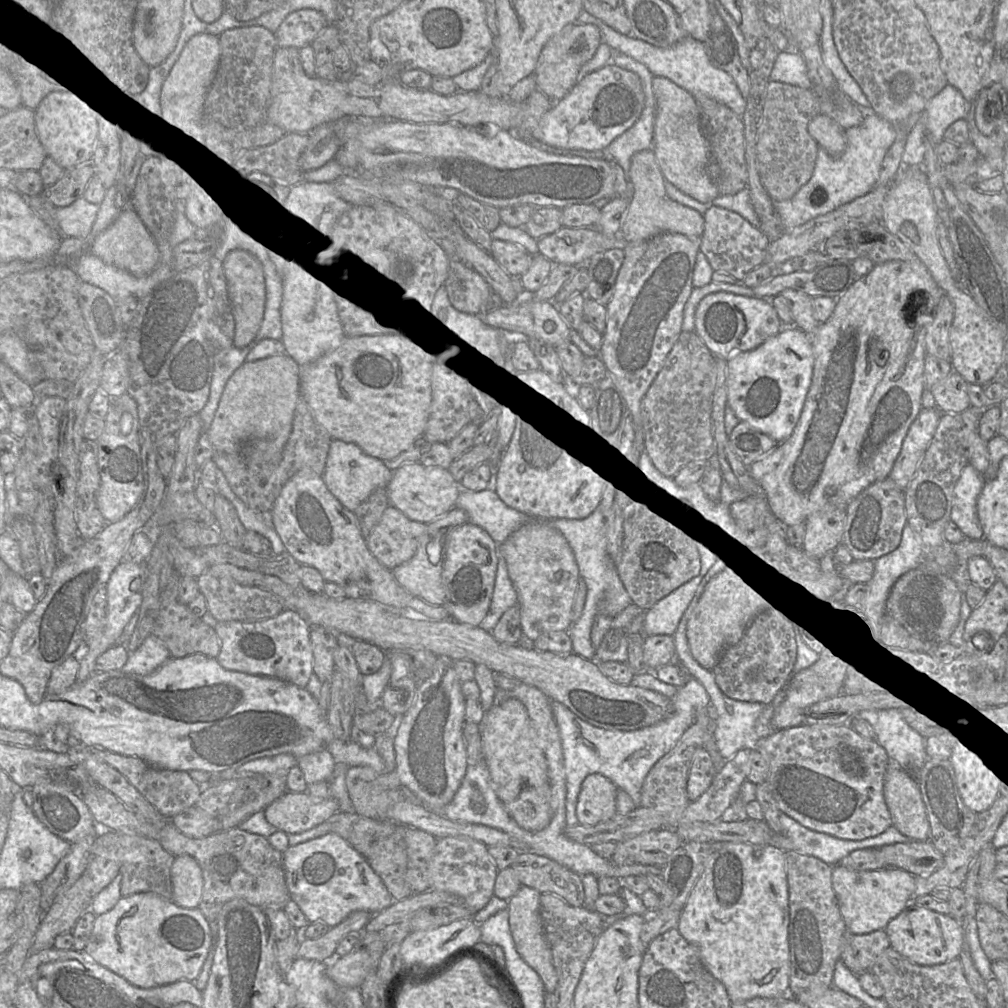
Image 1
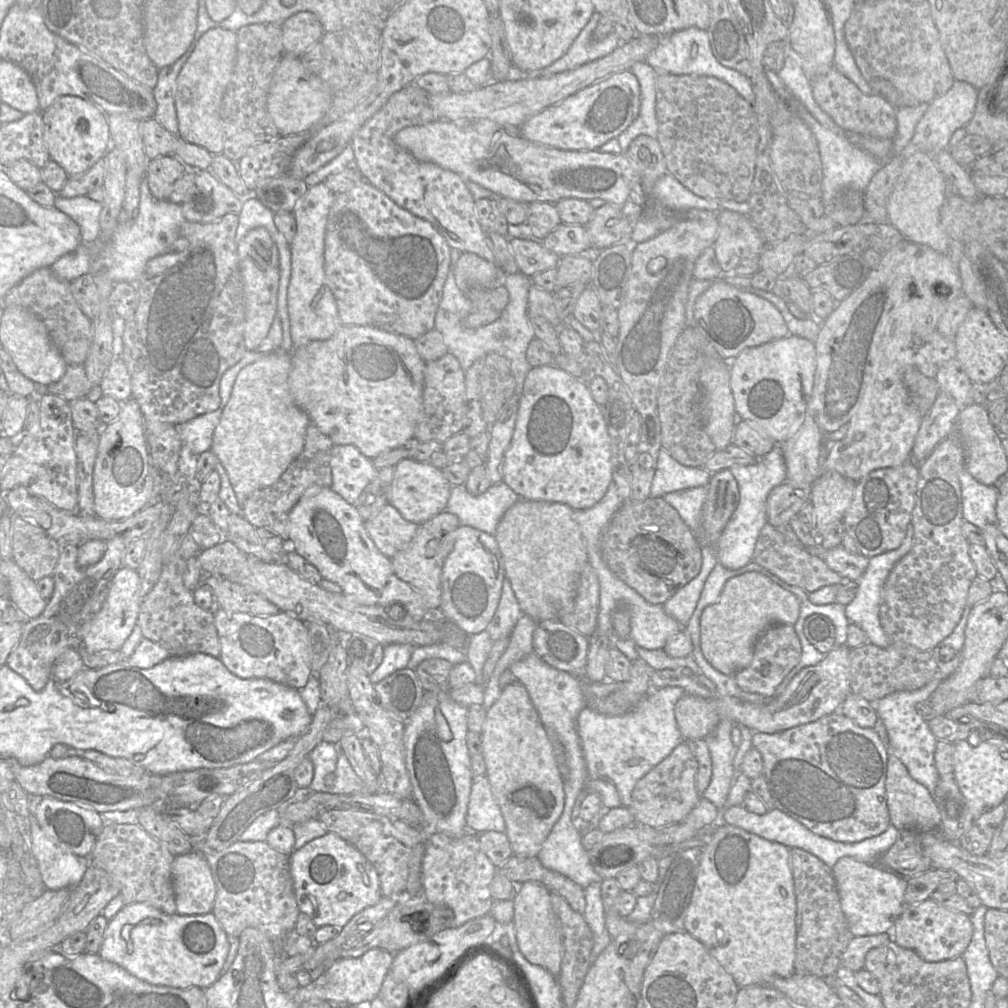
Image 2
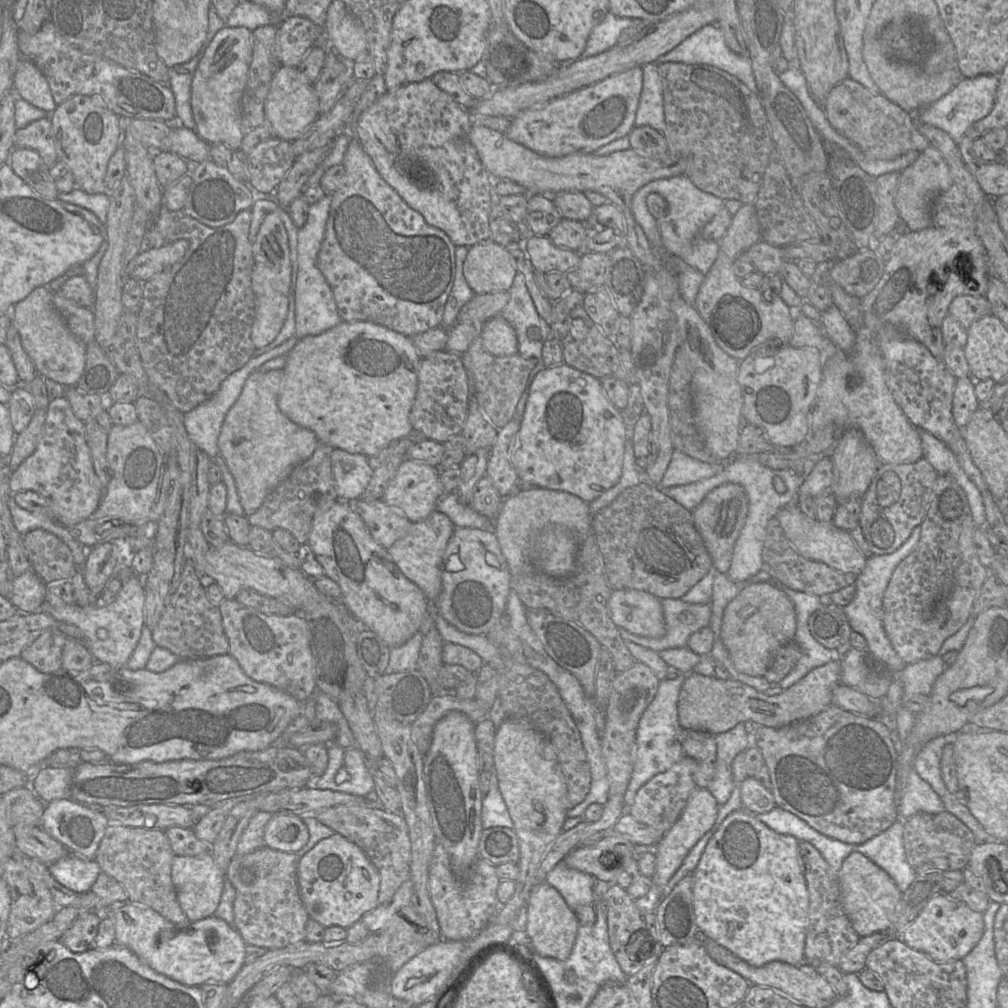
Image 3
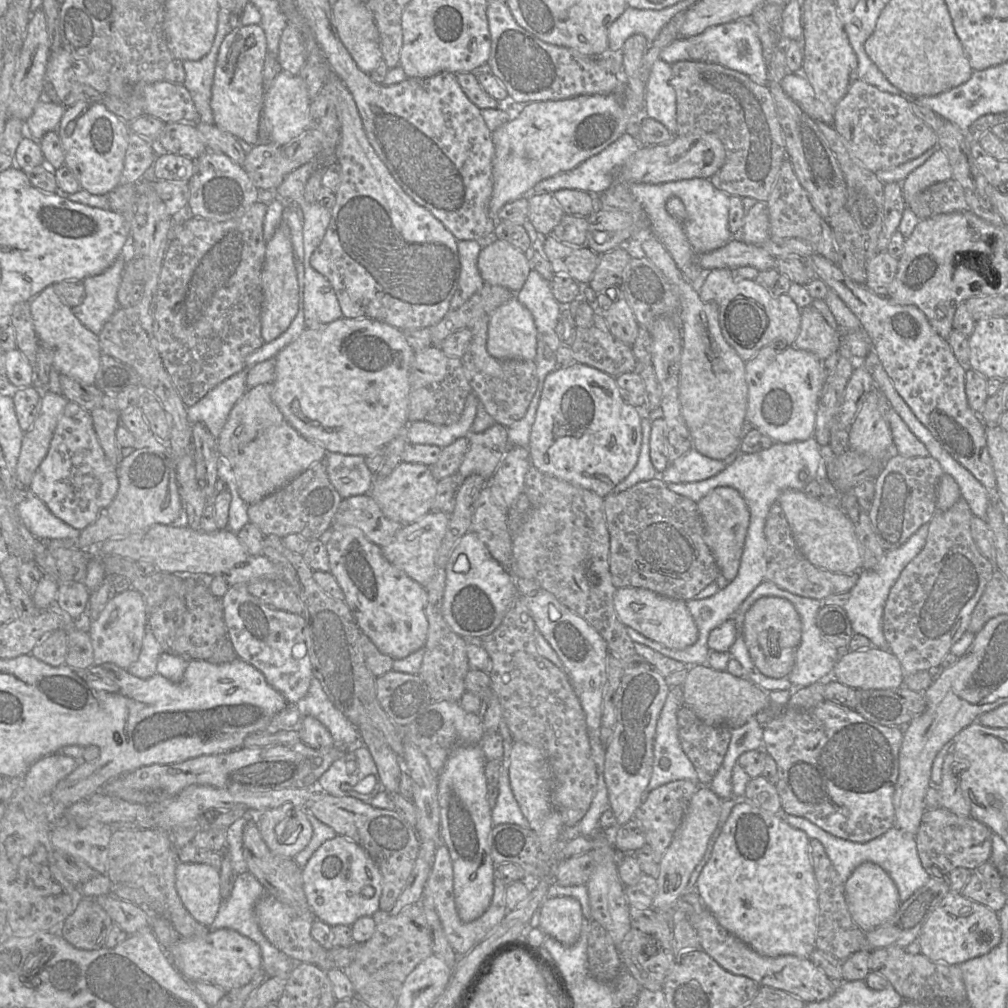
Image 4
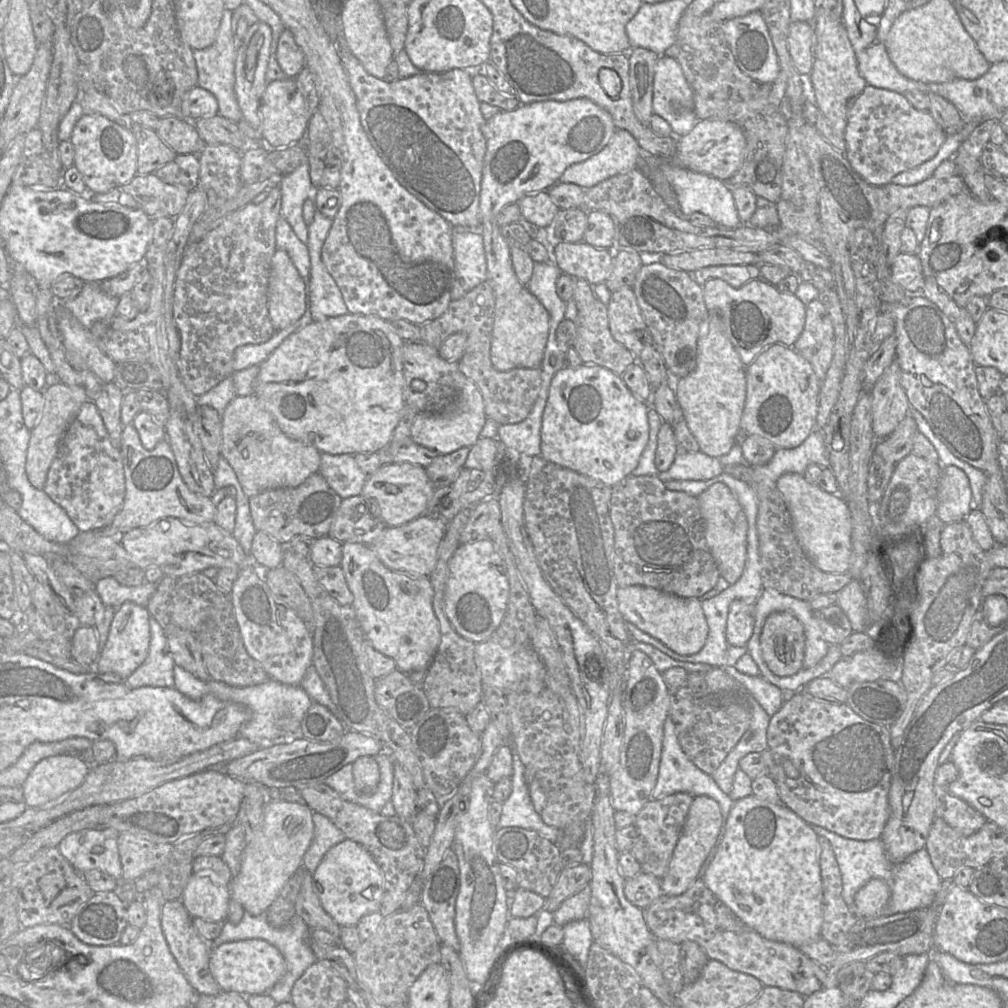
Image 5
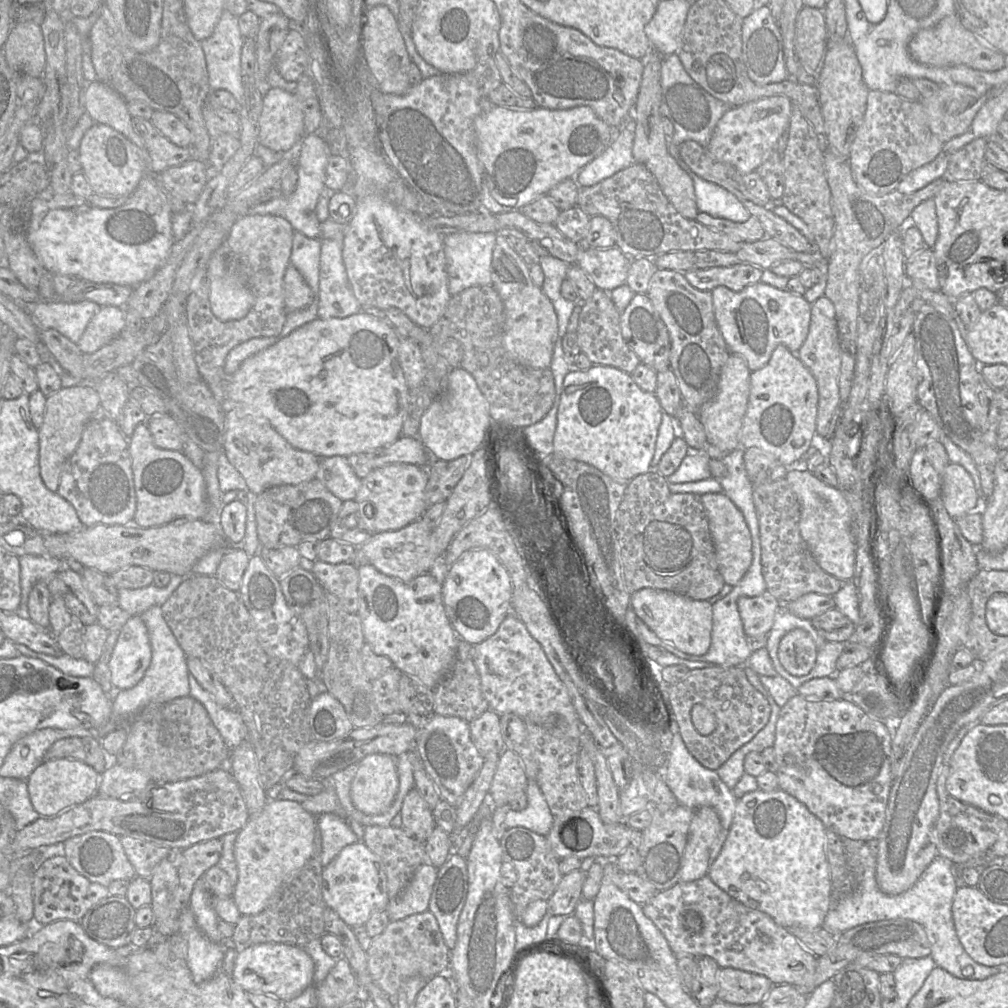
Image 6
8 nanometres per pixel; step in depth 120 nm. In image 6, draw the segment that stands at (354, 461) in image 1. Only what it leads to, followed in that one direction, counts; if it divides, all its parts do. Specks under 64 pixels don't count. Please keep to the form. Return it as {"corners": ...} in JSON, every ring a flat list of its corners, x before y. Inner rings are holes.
{"corners":[[345,456,321,458,315,478,343,502,354,500,362,484]]}

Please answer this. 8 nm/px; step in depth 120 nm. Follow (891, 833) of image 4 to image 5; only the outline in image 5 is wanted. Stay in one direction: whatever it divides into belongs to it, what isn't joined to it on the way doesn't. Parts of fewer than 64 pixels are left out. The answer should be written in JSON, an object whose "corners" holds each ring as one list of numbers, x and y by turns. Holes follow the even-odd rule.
{"corners":[[811,825,818,836,826,838,834,851,842,876,843,898,853,911,856,893,871,879,884,880,891,890,891,896,883,916,926,908,933,904,942,883,925,848,911,854,900,863,892,863,880,838,874,840,854,840,843,837,817,825]]}

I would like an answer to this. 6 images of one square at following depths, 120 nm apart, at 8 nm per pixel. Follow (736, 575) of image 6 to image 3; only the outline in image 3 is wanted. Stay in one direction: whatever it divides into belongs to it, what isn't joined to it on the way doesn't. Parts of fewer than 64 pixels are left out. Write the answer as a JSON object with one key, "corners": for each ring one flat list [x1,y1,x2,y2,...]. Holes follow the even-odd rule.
{"corners":[[726,483,713,489,692,511,693,523,718,573,728,573,735,542,745,524,748,496,745,489,735,483]]}

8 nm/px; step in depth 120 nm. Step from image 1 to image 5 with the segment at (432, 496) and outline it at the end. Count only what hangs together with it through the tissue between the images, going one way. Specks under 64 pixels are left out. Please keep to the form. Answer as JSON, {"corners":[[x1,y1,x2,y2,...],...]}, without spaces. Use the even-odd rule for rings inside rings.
{"corners":[[391,463,382,465,377,472,368,476,360,495,376,502,379,517,388,527,397,527,424,515,434,490,424,467]]}

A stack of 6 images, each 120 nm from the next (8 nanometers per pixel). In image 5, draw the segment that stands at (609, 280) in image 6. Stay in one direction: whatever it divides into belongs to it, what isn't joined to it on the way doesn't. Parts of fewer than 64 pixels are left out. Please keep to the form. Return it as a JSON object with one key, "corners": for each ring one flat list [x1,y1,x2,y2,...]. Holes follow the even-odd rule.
{"corners":[[582,241,560,242,553,250,553,261,562,273,584,279,591,285,605,283,613,268,613,250,598,249]]}

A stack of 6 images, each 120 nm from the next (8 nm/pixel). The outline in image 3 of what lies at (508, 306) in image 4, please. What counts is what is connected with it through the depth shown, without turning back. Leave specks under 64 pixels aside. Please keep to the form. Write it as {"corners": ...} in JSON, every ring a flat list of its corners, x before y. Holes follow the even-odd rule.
{"corners":[[500,315,488,320,480,338,484,349,494,356,518,354,518,341,513,327]]}

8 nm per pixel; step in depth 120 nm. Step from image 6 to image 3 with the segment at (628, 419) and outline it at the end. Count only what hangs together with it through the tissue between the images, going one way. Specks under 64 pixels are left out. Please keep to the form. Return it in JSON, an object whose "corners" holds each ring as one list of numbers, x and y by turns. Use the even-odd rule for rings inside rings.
{"corners":[[563,363,538,372,530,385,512,465,520,483,568,492,590,503,619,481,625,439,621,410,609,401,601,381]]}

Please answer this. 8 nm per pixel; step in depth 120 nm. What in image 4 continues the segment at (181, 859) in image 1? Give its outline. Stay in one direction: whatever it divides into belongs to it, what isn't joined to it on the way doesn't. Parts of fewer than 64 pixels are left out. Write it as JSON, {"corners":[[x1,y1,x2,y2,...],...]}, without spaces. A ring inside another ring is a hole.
{"corners":[[179,862,175,884,177,894,191,916,209,927,222,902,219,871,205,864]]}

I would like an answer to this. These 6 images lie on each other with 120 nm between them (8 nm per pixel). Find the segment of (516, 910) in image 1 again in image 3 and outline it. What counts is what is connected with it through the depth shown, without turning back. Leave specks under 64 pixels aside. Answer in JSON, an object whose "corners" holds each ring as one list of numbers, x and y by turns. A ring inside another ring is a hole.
{"corners":[[547,882,539,883,532,888,529,894,526,902,526,914,527,921,525,932,530,939,534,951,543,957,566,960,572,952,580,923,576,912,568,906,563,896]]}

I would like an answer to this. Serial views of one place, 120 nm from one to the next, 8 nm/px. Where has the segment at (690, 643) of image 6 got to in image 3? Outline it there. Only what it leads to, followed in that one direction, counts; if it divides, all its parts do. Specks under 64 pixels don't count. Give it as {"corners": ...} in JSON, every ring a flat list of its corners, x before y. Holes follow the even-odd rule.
{"corners":[[612,590,609,599,610,617,618,628,629,633,661,638,666,633,661,600,638,590]]}

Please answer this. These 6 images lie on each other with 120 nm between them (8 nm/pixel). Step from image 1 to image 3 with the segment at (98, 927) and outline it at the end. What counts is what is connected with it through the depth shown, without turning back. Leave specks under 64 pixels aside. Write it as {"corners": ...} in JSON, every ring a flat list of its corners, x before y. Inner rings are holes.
{"corners":[[123,903,107,910,115,923,115,945,130,949,140,960,157,973,185,986,205,984,228,985,247,963,247,944,237,930,215,915,188,925,174,924,156,911,132,903]]}

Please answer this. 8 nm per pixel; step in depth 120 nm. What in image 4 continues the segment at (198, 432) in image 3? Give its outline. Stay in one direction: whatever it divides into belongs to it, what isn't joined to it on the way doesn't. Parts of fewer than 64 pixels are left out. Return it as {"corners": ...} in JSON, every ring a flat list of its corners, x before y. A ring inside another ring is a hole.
{"corners":[[247,368,233,374,212,388,197,403,187,408,187,418,193,425,203,423,217,439,233,406,247,390]]}

